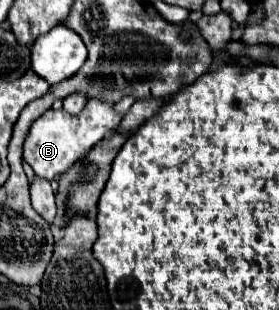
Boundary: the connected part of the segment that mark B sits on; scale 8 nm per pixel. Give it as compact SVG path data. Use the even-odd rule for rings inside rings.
M89 99L87 107L83 107L79 115L71 115L65 109L61 111L49 109L31 125L29 135L25 139L23 159L31 165L35 175L53 181L53 177L65 173L75 161L79 161L87 151L91 151L91 147L99 143L107 133L117 131L123 115L115 113L113 105L115 103L103 99Z

